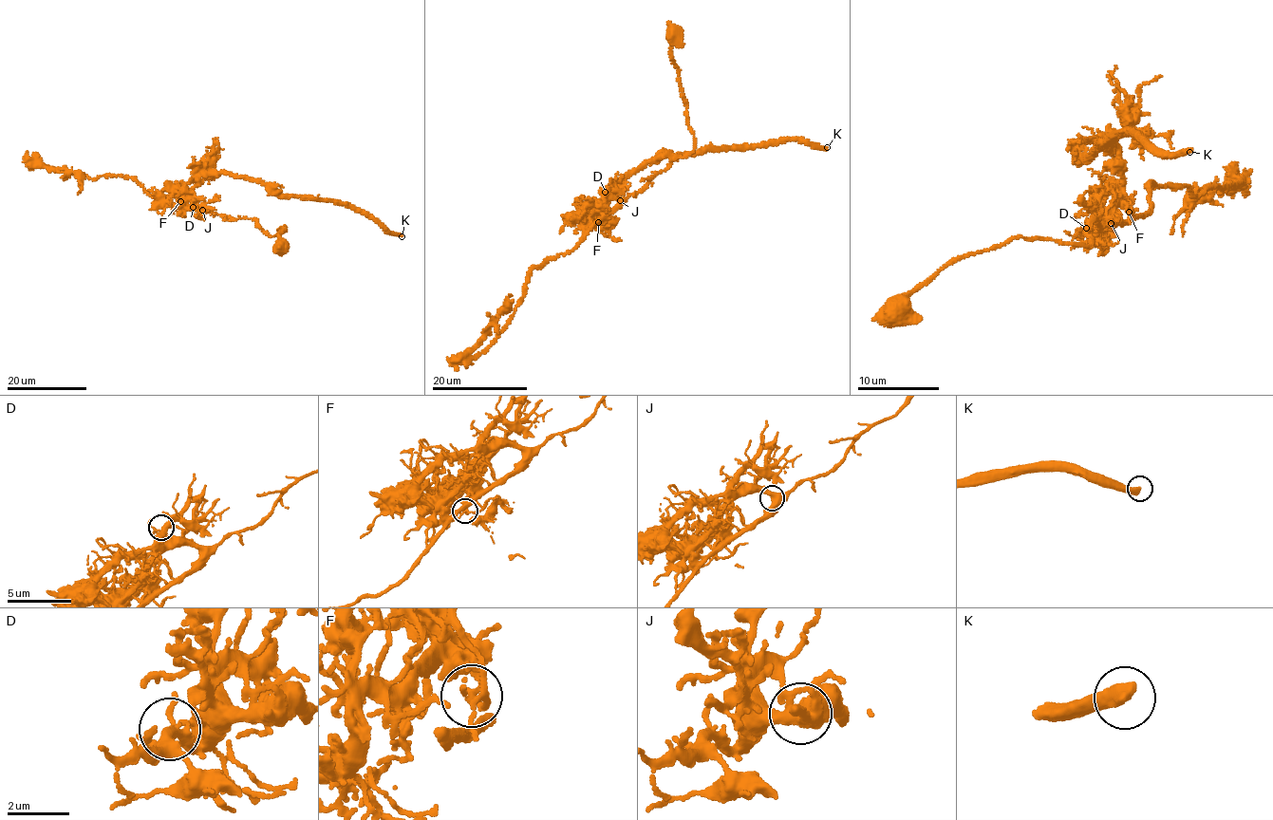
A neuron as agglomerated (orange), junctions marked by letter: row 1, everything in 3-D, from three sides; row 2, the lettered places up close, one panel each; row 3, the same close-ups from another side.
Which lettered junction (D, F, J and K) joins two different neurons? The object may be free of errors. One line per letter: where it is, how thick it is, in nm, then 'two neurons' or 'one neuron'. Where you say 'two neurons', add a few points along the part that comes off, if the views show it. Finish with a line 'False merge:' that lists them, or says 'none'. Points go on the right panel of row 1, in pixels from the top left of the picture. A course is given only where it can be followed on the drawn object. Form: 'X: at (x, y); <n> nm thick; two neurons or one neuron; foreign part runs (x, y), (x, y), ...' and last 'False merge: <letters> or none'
D: at (1086, 228); 280 nm thick; one neuron
F: at (1129, 212); 180 nm thick; two neurons; foreign part runs (1128, 213), (1134, 213), (1113, 152), (1081, 139), (1083, 156), (1142, 133), (1158, 149), (1188, 151)
J: at (1111, 223); 480 nm thick; one neuron
K: at (1189, 152); 500 nm thick; one neuron
False merge: F

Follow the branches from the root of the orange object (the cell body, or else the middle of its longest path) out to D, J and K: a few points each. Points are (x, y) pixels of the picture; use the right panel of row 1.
D: (900, 307), (960, 256), (1000, 248), (1014, 236), (1089, 247), (1094, 221), (1112, 223), (1086, 228)
J: (900, 307), (960, 256), (1000, 248), (1014, 236), (1089, 247), (1094, 221), (1111, 223)
K: (900, 307), (1014, 236), (1089, 247), (1123, 181), (1081, 139), (1083, 156), (1140, 133), (1189, 152)

